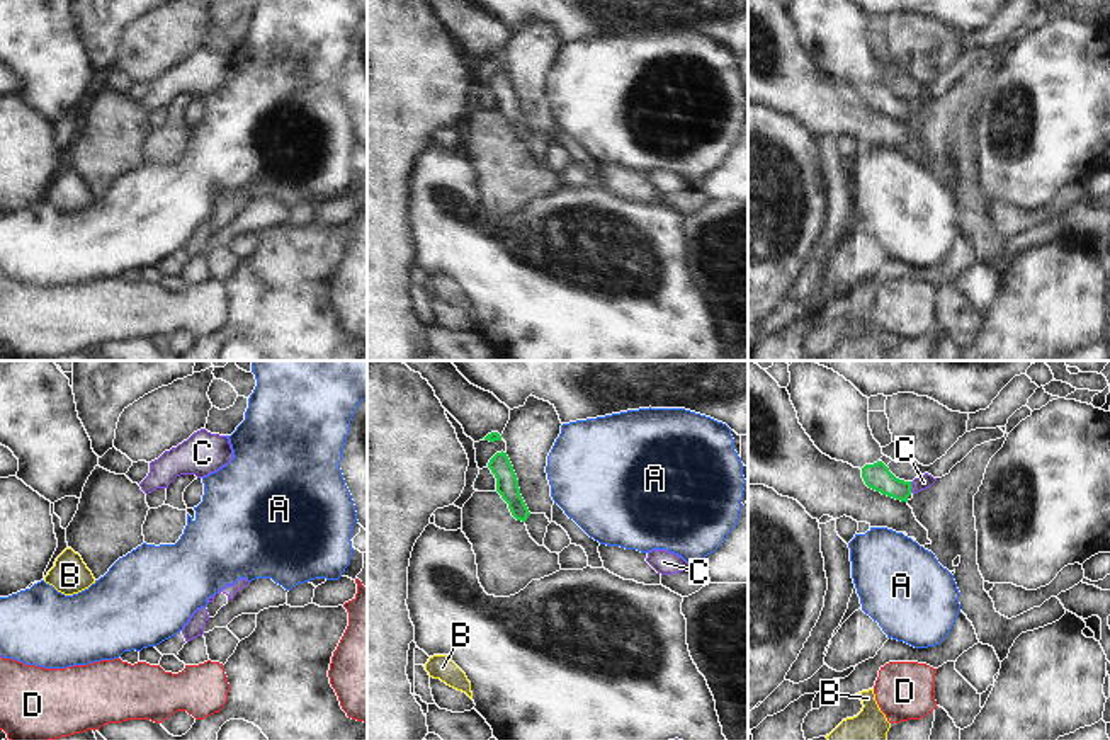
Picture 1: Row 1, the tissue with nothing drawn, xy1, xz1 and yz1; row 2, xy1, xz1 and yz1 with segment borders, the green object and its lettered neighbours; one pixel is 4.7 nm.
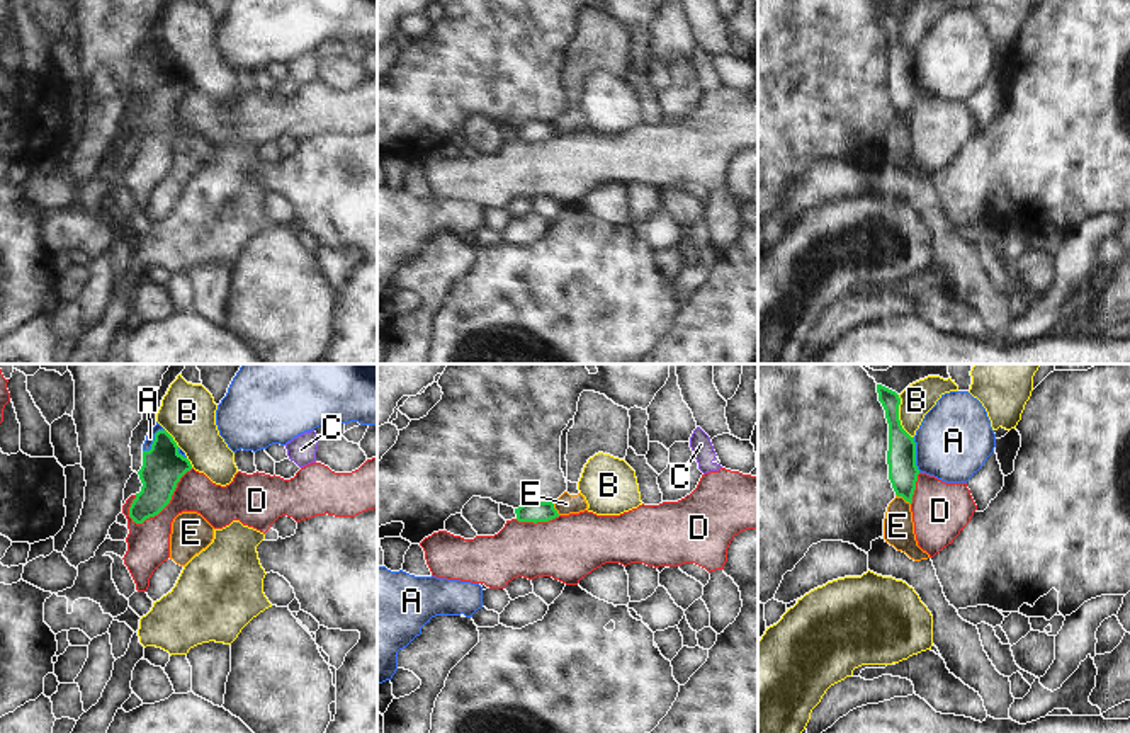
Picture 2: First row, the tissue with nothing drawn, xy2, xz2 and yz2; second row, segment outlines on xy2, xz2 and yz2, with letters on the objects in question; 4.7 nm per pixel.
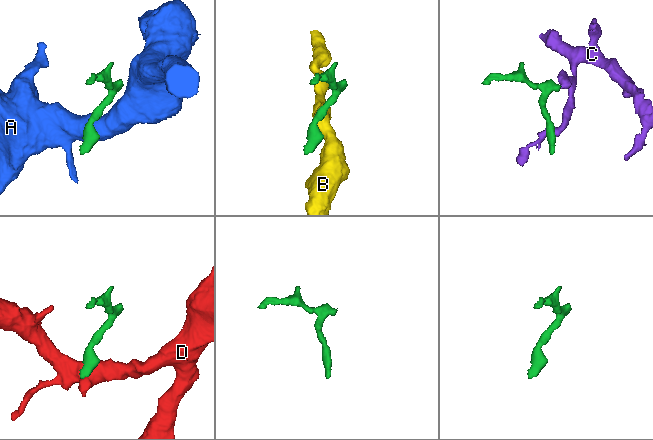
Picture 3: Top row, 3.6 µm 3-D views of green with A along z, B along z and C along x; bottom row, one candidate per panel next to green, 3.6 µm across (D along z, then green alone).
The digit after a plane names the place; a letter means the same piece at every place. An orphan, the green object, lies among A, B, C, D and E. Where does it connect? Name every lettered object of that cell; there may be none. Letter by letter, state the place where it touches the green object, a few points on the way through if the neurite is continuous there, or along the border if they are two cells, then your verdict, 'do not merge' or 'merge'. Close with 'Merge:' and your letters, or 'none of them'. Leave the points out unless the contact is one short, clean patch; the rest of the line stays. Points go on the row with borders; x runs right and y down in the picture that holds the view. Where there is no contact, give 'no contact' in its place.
A: yz2 (915, 454) | along yz2 (913, 437), (915, 465), (920, 471) | do not merge
B: yz2 (898, 417) | along yz2 (898, 395), (899, 424), (913, 437) | do not merge
C: yz1 (910, 487) | across yz1 (877, 477), (893, 487), (910, 487), (923, 482) | merge
D: xy2 (167, 504) | along xy2 (192, 468), (157, 514), (141, 522), (131, 521) | do not merge
E: yz2 (903, 497) | do not merge
Merge: C

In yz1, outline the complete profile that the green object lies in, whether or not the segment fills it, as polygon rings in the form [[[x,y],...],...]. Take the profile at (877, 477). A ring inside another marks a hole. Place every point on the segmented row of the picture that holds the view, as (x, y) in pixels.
[[[882,461],[865,464],[862,468],[862,478],[869,488],[901,502],[908,502],[911,493],[915,495],[921,490],[926,490],[937,481],[937,478],[928,473],[915,478],[913,481],[899,480]]]

